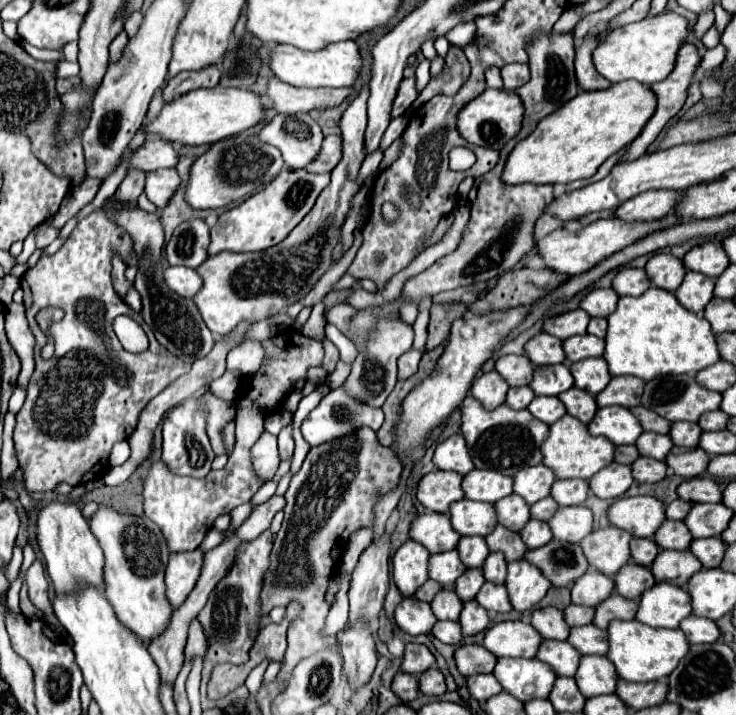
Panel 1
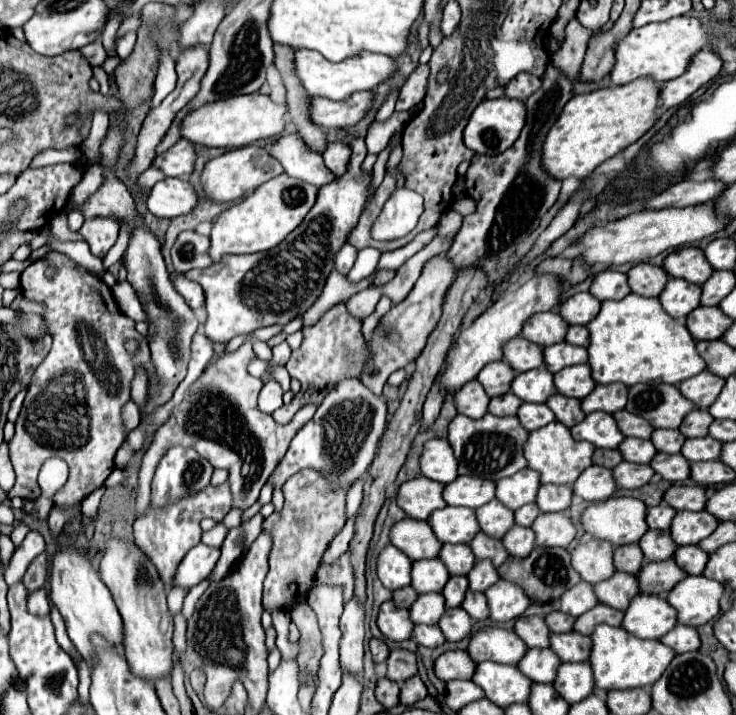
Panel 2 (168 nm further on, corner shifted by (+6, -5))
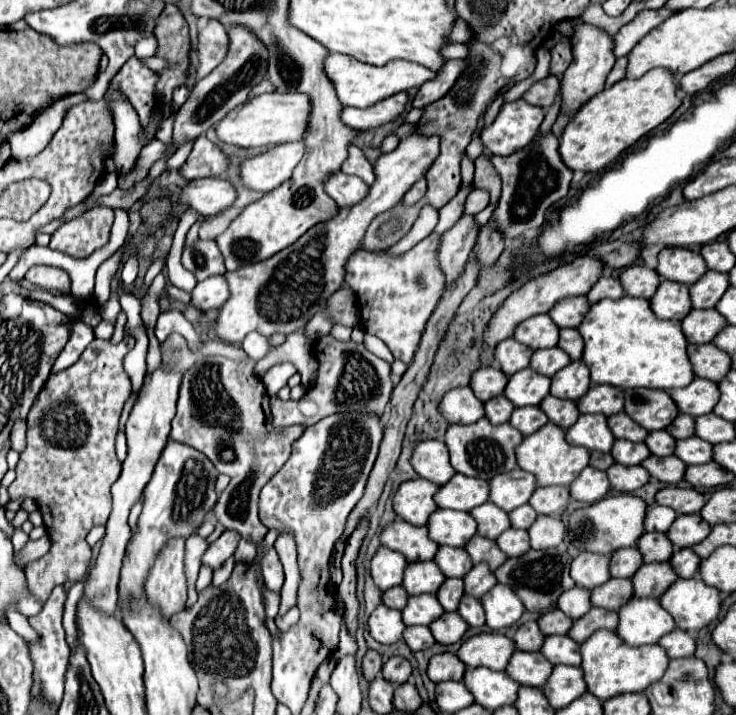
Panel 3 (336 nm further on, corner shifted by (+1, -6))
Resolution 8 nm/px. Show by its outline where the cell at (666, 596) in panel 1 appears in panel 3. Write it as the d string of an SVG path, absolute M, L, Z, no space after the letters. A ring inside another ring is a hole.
M631 598L619 608L617 636L629 646L657 644L657 640L675 628L671 614L655 598Z

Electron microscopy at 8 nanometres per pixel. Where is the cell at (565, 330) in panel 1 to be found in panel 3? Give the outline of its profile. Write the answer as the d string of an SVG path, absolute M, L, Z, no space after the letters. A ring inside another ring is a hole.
M539 314L539 316L533 316L533 318L519 322L513 338L517 342L529 346L531 350L553 348L559 342L559 328L549 318L549 314Z

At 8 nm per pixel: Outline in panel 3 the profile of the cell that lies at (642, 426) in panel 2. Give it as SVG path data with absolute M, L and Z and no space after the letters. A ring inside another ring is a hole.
M625 412L609 416L607 422L609 422L609 428L615 438L625 438L631 442L643 442L647 438L647 430L643 430L643 426L639 426L635 420L631 420Z

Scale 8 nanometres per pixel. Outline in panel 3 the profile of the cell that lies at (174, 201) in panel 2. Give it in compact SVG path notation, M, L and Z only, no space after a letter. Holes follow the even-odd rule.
M199 178L191 180L181 192L179 200L195 208L201 216L215 216L229 208L237 198L235 186L225 178Z

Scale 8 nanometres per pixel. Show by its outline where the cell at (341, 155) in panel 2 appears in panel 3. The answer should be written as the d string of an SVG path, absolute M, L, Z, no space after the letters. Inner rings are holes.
M351 146L351 148L349 148L349 158L345 160L341 172L345 172L345 174L355 174L355 176L363 178L369 186L375 182L373 166L371 166L369 160L365 158L363 150L359 150L357 146Z

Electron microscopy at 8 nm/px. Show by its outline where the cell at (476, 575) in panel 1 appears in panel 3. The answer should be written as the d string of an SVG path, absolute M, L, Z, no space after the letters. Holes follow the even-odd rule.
M447 578L443 586L435 592L435 598L439 600L445 612L455 612L461 596L463 596L463 580L459 578Z

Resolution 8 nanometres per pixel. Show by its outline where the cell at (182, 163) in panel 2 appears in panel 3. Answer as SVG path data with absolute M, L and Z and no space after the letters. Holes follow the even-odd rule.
M199 136L195 140L195 146L187 158L187 162L181 166L181 174L187 180L205 178L205 176L221 176L225 174L229 166L229 156L211 140L205 136Z

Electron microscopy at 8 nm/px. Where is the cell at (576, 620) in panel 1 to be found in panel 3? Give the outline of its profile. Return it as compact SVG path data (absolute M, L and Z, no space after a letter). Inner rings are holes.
M553 608L549 612L545 612L539 620L539 630L545 634L545 636L551 636L551 634L567 634L573 620L569 616L565 616L559 608Z

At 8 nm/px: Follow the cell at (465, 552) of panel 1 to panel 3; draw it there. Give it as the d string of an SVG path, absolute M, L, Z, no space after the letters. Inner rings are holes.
M441 546L433 560L439 566L439 570L445 574L445 578L463 578L473 568L473 562L465 548Z

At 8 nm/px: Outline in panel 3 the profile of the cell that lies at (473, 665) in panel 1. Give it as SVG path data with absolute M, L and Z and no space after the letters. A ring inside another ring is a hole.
M449 652L435 654L427 666L427 676L435 684L445 680L463 680L463 674L465 674L465 664L459 662L459 658Z

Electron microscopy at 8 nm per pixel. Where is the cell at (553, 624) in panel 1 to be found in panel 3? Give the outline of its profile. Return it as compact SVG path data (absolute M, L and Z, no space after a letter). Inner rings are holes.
M537 622L521 624L513 636L517 650L523 650L523 652L537 652L541 648L543 640L545 640L545 636L541 634Z

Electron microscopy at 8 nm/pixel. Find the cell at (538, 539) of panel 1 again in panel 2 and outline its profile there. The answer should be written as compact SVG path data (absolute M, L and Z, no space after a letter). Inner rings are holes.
M514 525L502 539L506 551L514 557L526 557L526 553L530 553L530 549L536 547L536 537L534 531L530 527L518 527Z

